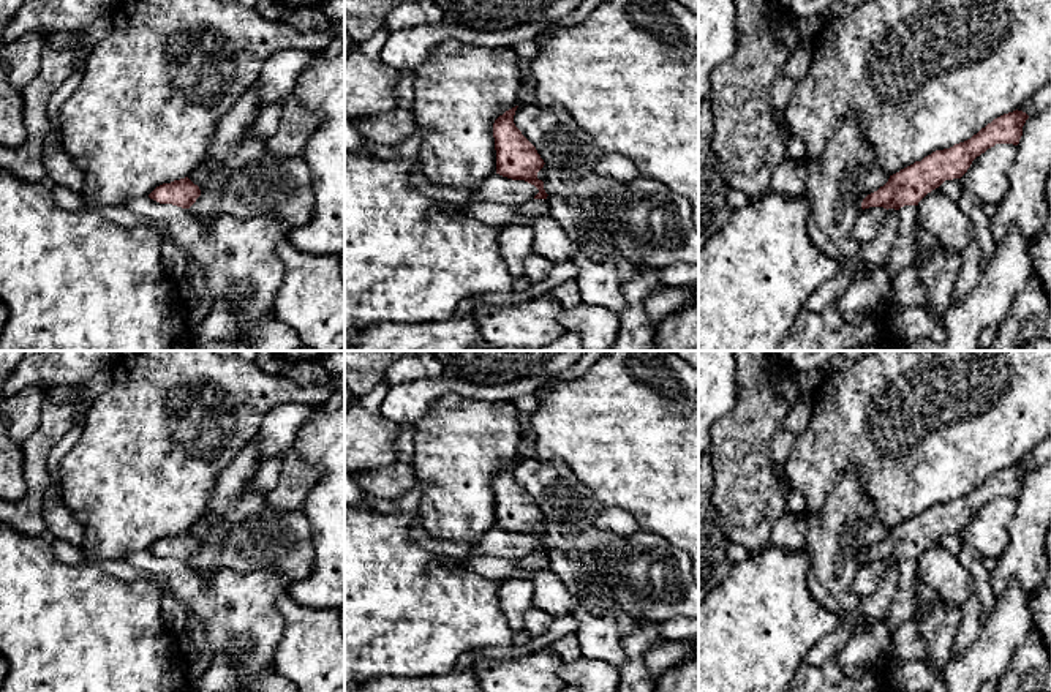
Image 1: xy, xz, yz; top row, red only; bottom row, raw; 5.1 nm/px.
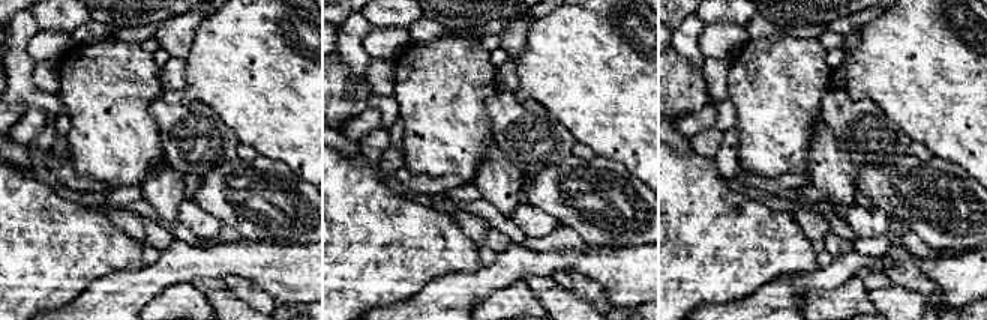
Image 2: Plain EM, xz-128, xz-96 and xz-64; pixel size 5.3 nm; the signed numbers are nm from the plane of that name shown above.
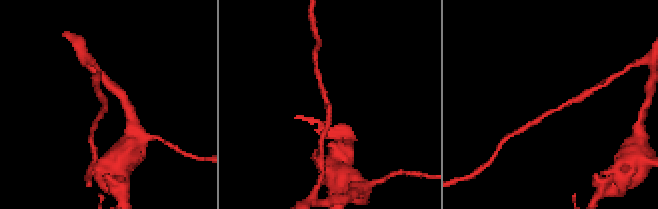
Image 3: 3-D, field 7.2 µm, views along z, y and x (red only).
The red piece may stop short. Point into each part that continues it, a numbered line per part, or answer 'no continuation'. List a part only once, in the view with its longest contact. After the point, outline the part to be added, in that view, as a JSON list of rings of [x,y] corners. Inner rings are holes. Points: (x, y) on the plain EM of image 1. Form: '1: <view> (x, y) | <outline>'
no continuation

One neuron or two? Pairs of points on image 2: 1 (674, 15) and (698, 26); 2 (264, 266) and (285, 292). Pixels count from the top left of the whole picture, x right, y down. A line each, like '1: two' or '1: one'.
1: two
2: one

